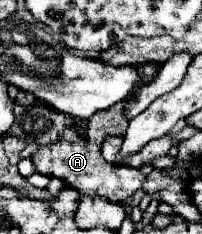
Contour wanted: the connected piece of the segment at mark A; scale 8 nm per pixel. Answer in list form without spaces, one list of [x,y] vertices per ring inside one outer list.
[[[122,101],[120,105],[112,105],[112,109],[106,109],[104,113],[94,113],[88,119],[88,127],[84,135],[80,135],[76,127],[68,127],[64,129],[64,133],[60,133],[60,139],[56,143],[38,147],[38,151],[32,155],[34,169],[42,175],[58,177],[60,181],[64,181],[64,185],[72,185],[72,189],[76,189],[80,195],[102,197],[112,203],[124,203],[126,199],[130,199],[138,189],[142,189],[142,185],[146,183],[146,175],[128,165],[106,163],[100,149],[104,137],[126,133],[130,119],[124,113],[124,105],[126,101]]]

